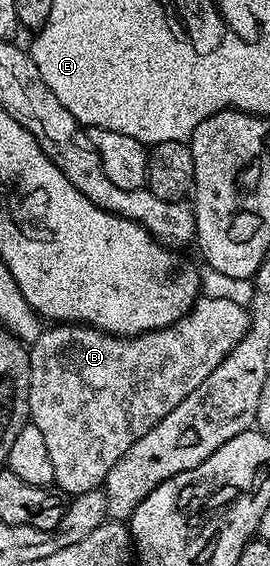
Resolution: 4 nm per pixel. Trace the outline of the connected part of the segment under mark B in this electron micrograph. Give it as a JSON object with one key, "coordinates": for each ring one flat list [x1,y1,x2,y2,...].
{"coordinates":[[203,295,196,300,193,308,184,313,178,321,167,325,164,329,152,329,138,335,116,335,96,329,87,323,55,323,50,326,52,329,44,328,29,349,31,370,29,371,27,412,30,424,35,425,37,431,41,431,41,436,45,438,45,448,48,449,49,460,53,463,55,485,67,495,78,495,100,488,107,480,109,471,113,471,115,464,125,455,125,451,129,451,129,447,133,447,133,443,137,443,137,439,141,439,141,435,145,435,156,423,165,419,165,415,169,415,169,411,173,411,173,407,177,407,177,403,181,403,181,399,185,399,189,395,189,391,197,391,197,387,201,387,201,383,205,383,205,379,209,379,209,375,213,375,213,371,233,351,233,347,237,347,237,343,245,335,250,322,250,312,244,306,242,309,233,298]]}

